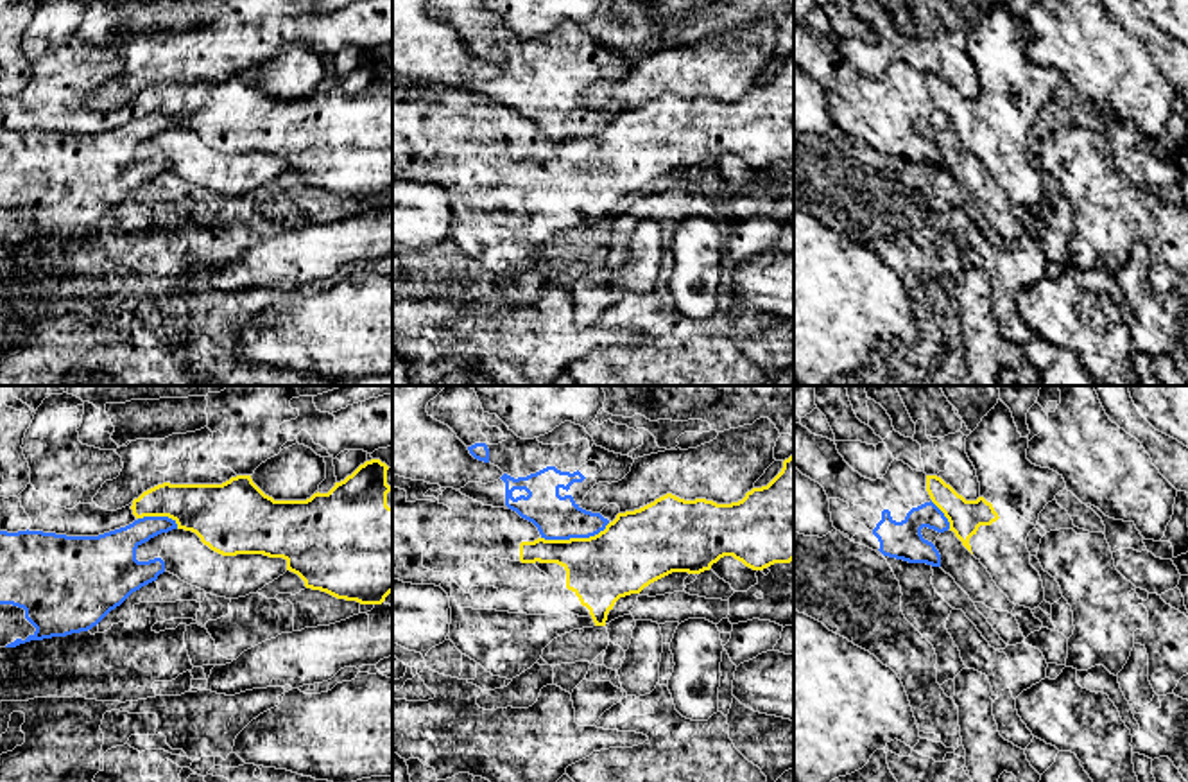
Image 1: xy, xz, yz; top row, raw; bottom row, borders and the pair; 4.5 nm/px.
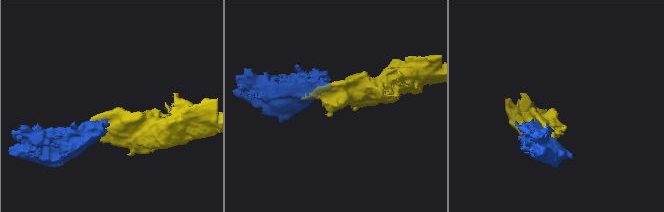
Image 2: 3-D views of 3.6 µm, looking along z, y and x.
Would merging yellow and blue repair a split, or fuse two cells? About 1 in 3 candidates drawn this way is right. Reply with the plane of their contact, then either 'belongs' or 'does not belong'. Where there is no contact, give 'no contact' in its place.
contact in xz; does not belong

